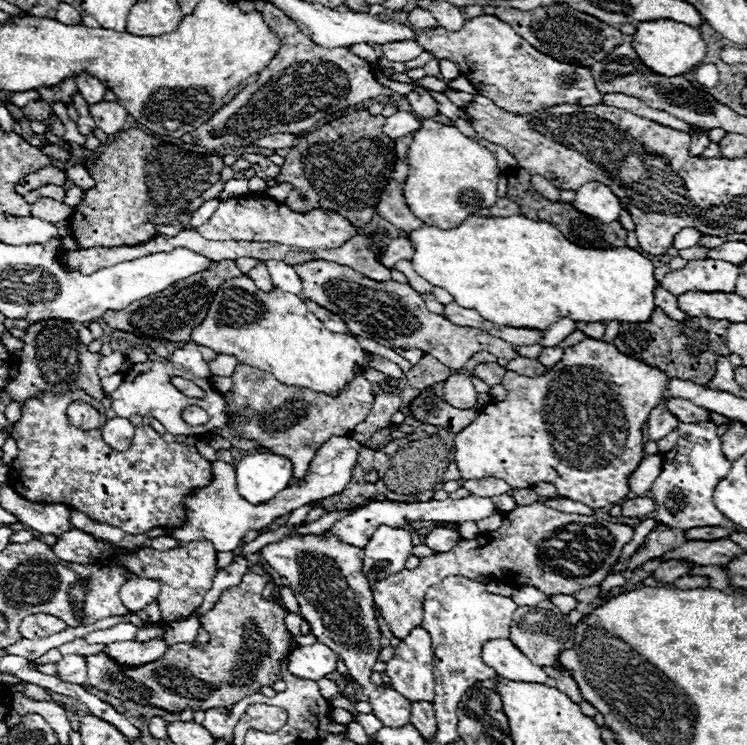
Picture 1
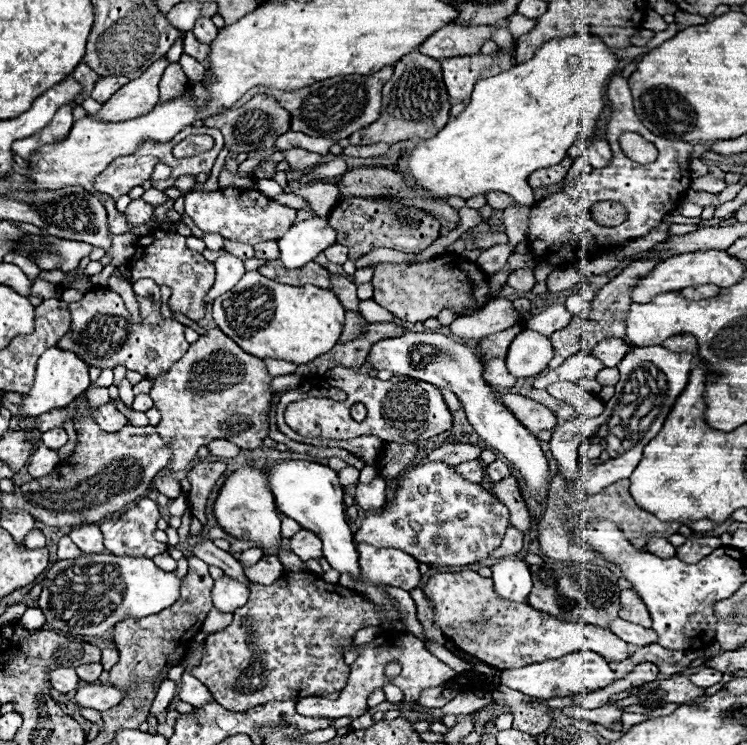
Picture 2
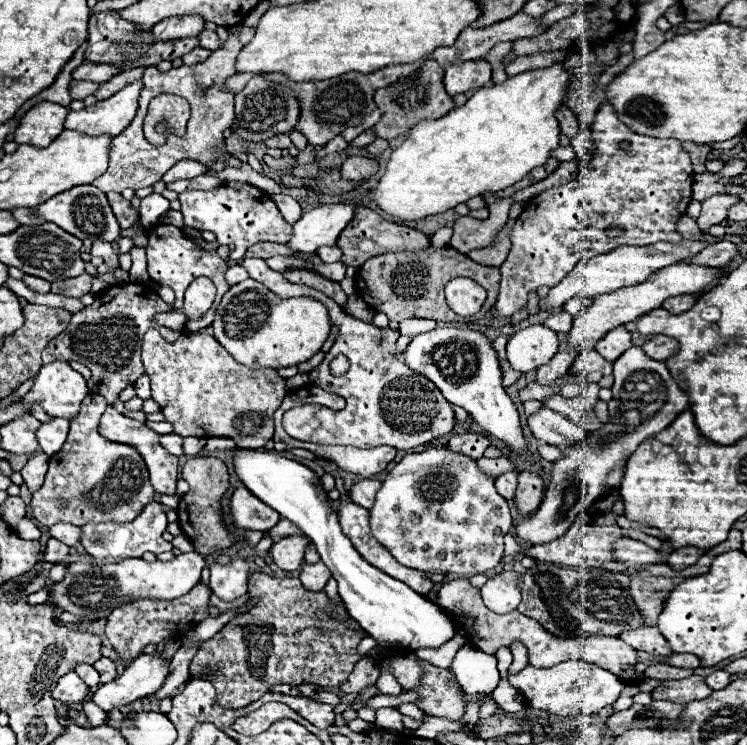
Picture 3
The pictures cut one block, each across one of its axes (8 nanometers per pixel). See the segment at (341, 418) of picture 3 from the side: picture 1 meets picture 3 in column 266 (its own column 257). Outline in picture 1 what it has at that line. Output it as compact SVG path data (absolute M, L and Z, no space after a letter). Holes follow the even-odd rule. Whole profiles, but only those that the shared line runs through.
M258 264L256 268L252 268L252 270L248 272L248 276L252 276L252 282L254 282L262 292L270 292L270 290L274 288L274 282L272 282L272 278L270 278L270 274L268 274L268 268L266 268L264 264Z

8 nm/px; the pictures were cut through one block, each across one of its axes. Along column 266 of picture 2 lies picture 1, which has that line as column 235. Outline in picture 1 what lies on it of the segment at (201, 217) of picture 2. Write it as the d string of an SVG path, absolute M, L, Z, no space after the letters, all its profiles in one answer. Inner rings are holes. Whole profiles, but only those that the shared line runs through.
M252 194L248 198L230 198L220 202L212 218L198 228L208 240L260 240L260 242L280 242L292 248L336 248L358 234L358 228L350 226L340 214L312 210L306 216L292 212L284 202L276 202L262 194Z

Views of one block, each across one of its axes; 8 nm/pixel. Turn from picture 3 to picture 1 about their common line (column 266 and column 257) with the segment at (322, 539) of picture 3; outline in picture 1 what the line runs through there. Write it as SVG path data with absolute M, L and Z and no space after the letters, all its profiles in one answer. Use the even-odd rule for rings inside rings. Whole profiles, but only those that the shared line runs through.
M272 452L244 456L234 468L240 496L254 506L272 500L292 480L288 460Z

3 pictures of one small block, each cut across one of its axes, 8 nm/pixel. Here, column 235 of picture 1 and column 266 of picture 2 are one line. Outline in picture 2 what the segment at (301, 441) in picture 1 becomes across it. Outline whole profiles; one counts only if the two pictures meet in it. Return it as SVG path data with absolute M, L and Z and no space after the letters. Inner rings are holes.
M220 328L208 330L206 336L200 336L194 344L190 344L188 352L168 372L156 377L149 393L154 402L154 408L162 414L160 424L156 426L156 432L172 450L168 468L172 472L186 470L194 460L198 448L210 444L216 438L226 438L244 450L254 450L262 446L262 440L268 436L266 412L270 410L270 400L274 394L268 388L268 382L270 382L270 376L264 368L264 362L244 352L242 348L238 348L238 344L234 344L234 340L230 340Z

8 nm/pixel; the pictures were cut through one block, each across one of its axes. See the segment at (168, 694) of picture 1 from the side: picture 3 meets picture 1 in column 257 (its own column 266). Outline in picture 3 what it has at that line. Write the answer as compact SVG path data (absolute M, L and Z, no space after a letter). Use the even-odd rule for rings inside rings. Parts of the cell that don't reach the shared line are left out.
M254 572L250 574L248 580L248 600L252 598L258 598L258 602L246 612L232 618L212 640L204 642L190 662L190 674L194 678L204 678L214 684L216 700L222 708L226 710L244 708L246 704L252 704L278 684L290 684L290 686L316 684L320 688L340 688L342 682L348 680L354 664L362 660L362 656L358 656L356 652L356 646L368 634L362 632L362 628L350 630L346 624L350 616L344 608L344 602L334 604L324 590L320 592L306 590L300 578L288 578L288 576L274 578L264 572ZM328 610L334 610L344 620L328 616Z

